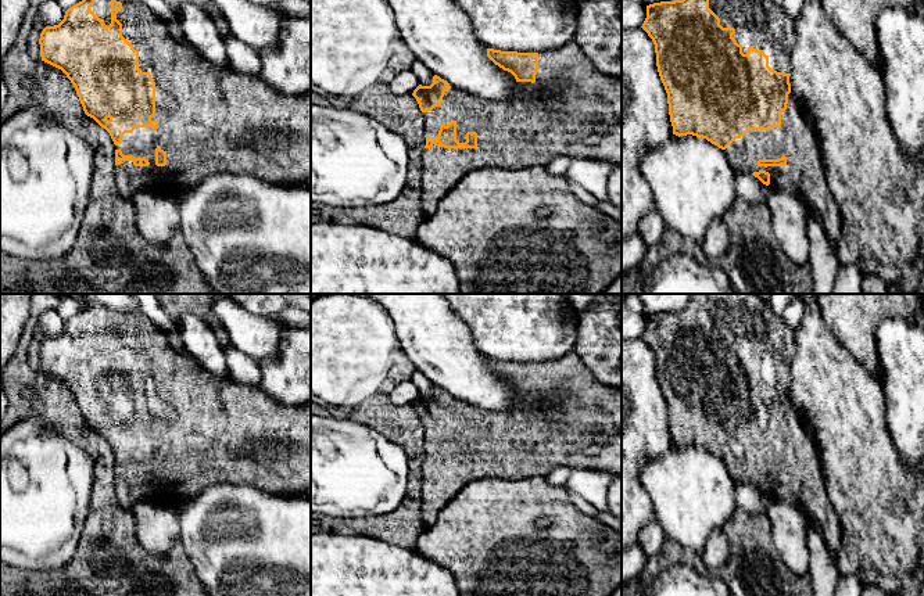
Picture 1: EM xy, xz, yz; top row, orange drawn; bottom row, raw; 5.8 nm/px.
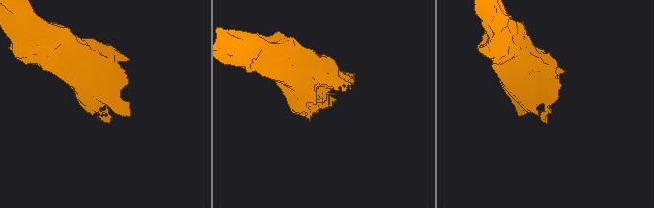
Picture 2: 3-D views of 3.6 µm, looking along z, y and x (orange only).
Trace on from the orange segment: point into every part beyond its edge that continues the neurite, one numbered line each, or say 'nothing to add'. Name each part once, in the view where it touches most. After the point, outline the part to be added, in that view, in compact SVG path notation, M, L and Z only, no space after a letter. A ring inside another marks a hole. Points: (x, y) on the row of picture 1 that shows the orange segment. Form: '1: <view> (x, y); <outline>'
1: xy (211, 119); M122 3L122 8L117 14L117 19L122 24L122 36L139 51L139 69L142 72L150 72L155 82L155 115L151 121L158 122L158 128L136 128L132 133L122 136L122 143L115 146L115 150L121 150L123 155L132 155L135 158L146 158L148 166L135 166L132 161L122 161L121 165L115 165L115 186L121 197L132 198L137 193L153 193L161 195L176 197L183 189L193 187L201 183L205 177L215 173L244 173L258 179L279 184L304 184L311 177L311 93L304 96L287 96L282 94L269 85L266 85L259 76L248 76L236 72L230 65L221 67L211 64L204 58L190 42L178 42L169 35L169 29L165 21L162 21L153 10L146 4ZM161 147L166 152L166 165L155 165L155 148Z

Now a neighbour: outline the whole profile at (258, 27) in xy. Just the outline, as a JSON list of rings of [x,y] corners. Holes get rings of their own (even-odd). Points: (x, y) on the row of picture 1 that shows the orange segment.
[[[214,0],[223,12],[233,36],[254,50],[277,42],[289,18],[311,15],[311,4],[302,0],[283,0],[276,7],[255,6],[248,0]]]

